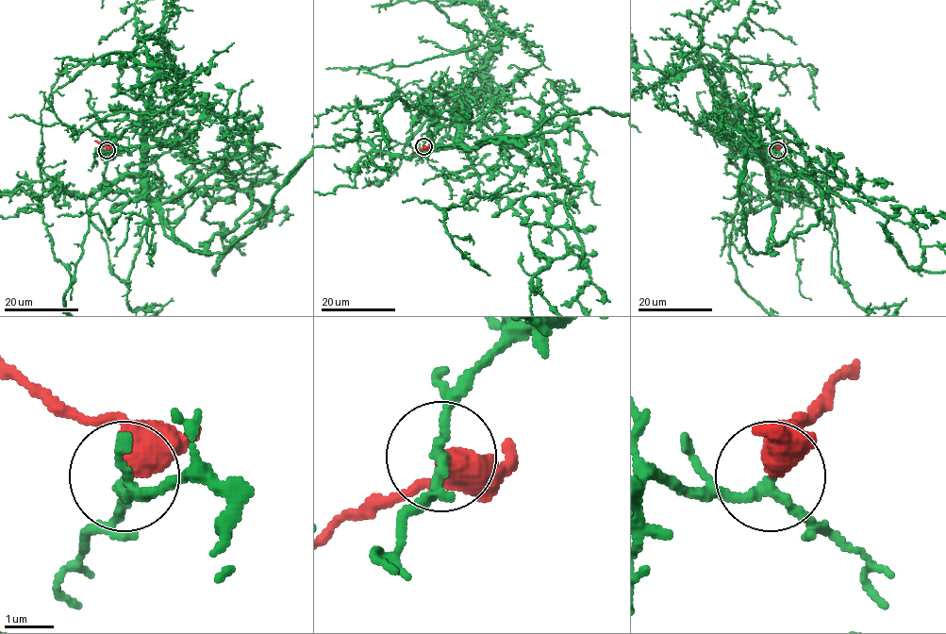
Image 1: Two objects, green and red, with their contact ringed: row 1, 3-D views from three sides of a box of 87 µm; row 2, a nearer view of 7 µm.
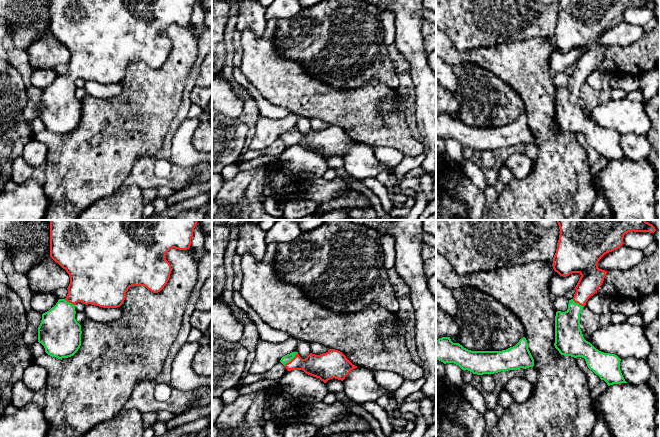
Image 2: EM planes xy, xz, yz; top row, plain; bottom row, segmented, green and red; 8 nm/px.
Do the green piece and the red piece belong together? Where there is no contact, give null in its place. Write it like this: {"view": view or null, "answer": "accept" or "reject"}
{"view": "xz", "answer": "accept"}

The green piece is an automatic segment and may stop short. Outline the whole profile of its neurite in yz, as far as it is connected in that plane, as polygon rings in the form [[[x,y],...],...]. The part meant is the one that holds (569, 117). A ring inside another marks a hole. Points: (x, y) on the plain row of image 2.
[[[558,0],[560,5],[556,29],[553,33],[553,45],[560,52],[566,53],[572,49],[581,51],[576,63],[574,73],[569,76],[565,88],[557,87],[555,92],[555,124],[561,131],[574,134],[582,133],[590,146],[604,156],[608,162],[627,159],[620,146],[621,135],[610,129],[596,125],[586,117],[580,105],[580,90],[588,75],[597,69],[602,61],[607,47],[598,44],[599,36],[607,29],[623,21],[624,11],[628,8],[656,7],[652,0]]]

